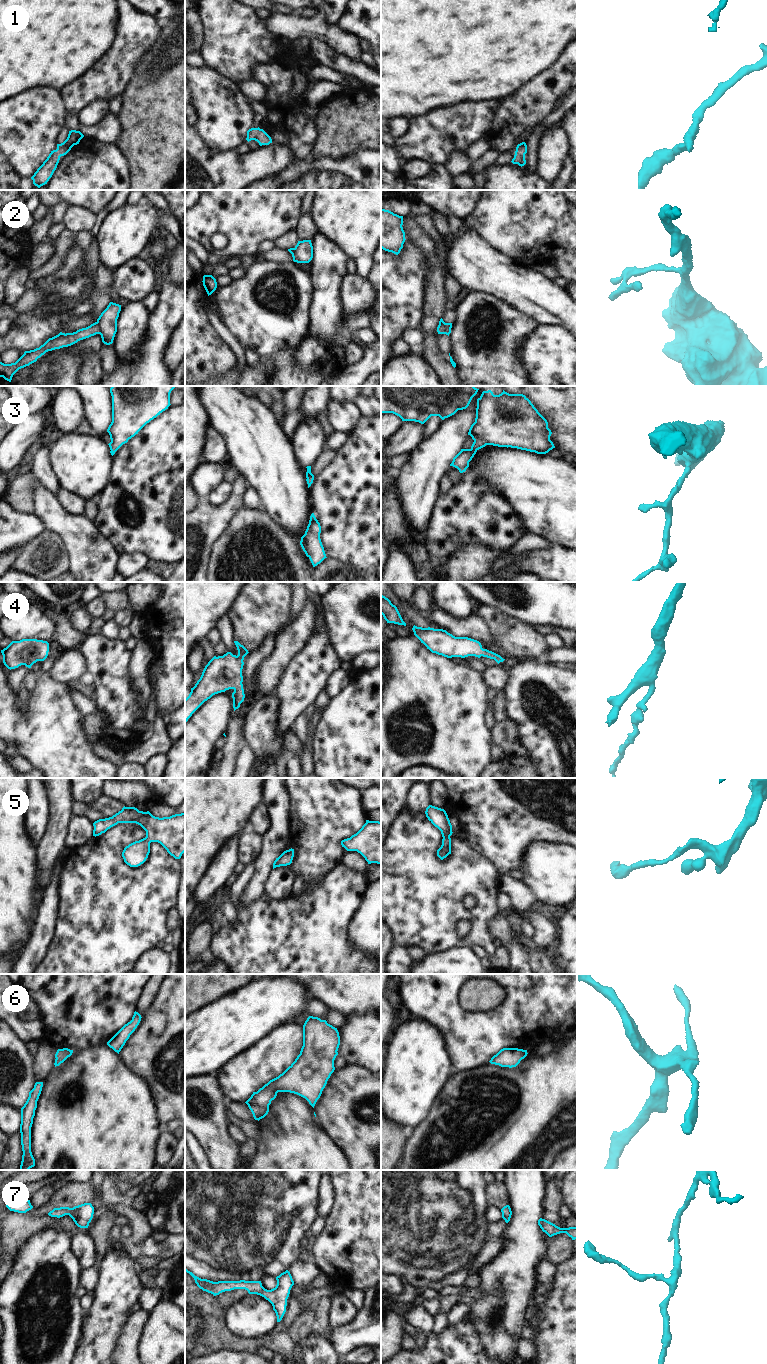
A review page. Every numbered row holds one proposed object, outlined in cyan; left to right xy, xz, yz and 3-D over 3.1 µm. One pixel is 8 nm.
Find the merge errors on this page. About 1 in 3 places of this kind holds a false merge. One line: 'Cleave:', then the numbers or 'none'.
Cleave: 2.

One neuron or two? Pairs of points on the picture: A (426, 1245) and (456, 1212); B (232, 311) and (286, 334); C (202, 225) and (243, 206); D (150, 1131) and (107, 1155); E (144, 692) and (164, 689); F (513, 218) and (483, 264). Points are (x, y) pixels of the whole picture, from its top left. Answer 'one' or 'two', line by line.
A: one
B: one
C: one
D: one
E: two
F: two

